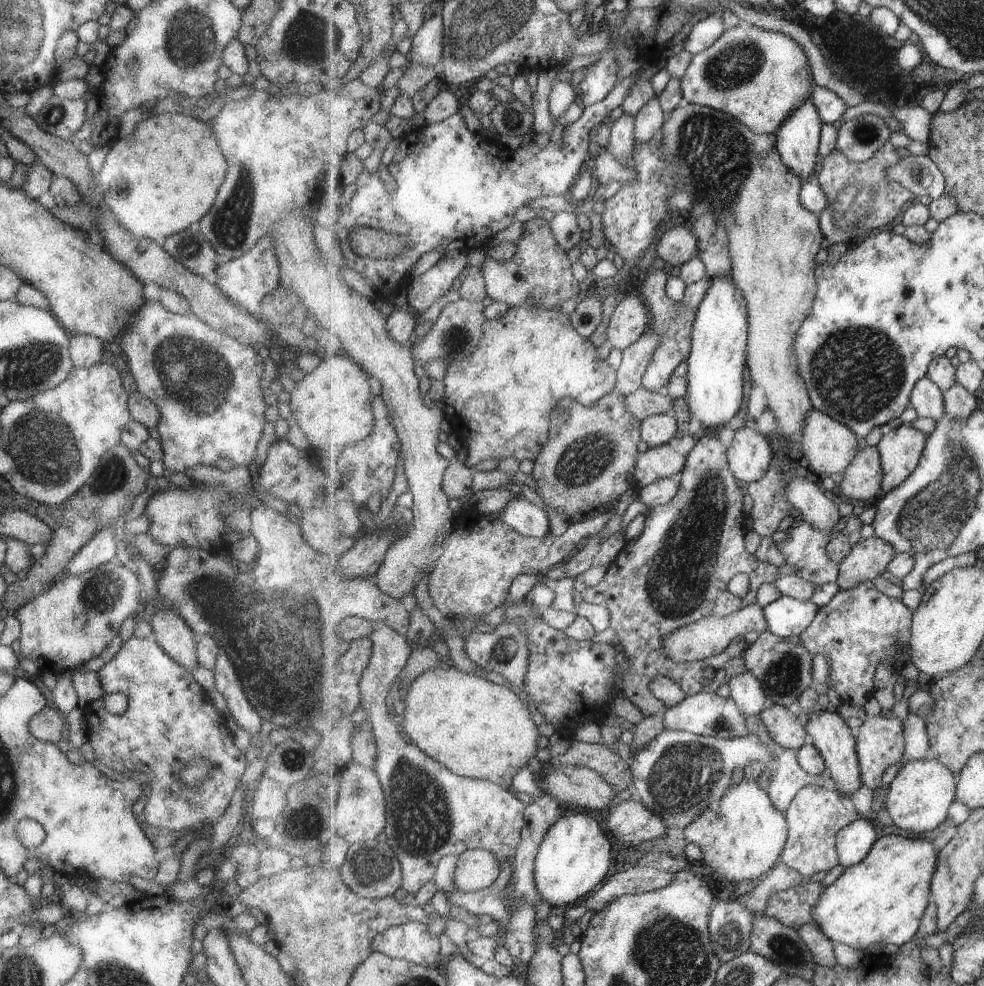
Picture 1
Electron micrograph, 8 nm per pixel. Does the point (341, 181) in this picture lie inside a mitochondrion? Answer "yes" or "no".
no

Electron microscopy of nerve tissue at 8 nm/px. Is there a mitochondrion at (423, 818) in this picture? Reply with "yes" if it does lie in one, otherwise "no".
yes

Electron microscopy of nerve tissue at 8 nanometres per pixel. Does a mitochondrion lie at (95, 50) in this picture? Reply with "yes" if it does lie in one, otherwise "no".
no

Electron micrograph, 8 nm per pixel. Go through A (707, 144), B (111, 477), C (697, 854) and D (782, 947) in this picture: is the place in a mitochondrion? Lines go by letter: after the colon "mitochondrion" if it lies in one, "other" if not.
A: mitochondrion
B: mitochondrion
C: other
D: mitochondrion

